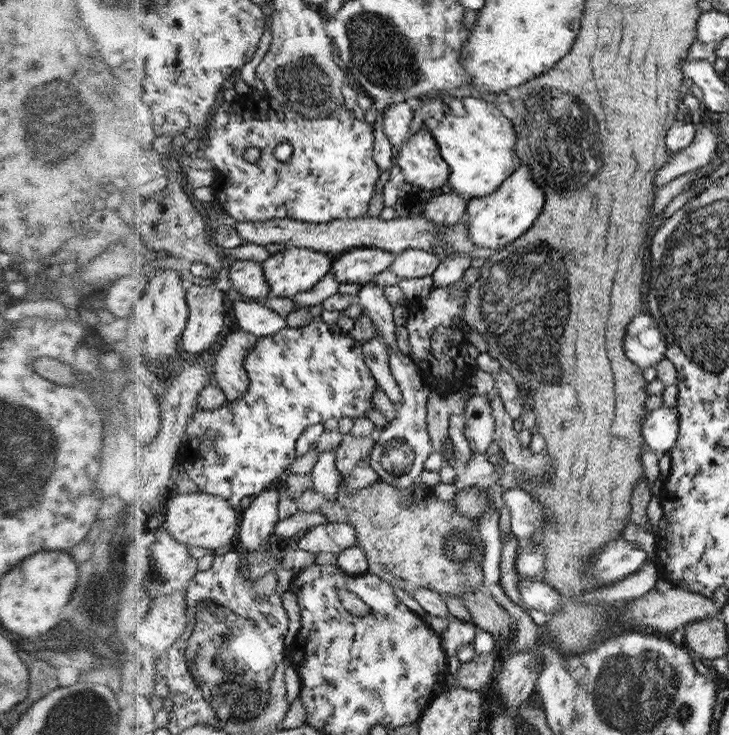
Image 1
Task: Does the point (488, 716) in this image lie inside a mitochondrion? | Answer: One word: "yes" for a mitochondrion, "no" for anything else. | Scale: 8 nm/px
no

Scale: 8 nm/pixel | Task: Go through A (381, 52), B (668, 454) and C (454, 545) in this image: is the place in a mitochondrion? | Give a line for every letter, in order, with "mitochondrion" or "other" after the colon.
A: mitochondrion
B: other
C: mitochondrion

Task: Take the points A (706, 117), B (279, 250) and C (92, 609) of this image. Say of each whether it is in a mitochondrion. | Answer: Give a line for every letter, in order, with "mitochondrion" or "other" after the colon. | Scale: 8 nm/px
A: other
B: other
C: mitochondrion

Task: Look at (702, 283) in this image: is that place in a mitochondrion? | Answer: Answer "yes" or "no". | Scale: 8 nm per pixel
yes

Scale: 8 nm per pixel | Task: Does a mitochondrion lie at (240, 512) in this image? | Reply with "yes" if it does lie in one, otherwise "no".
no

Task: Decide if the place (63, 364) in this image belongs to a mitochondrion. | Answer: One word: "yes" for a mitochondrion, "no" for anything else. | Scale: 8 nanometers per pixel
no

